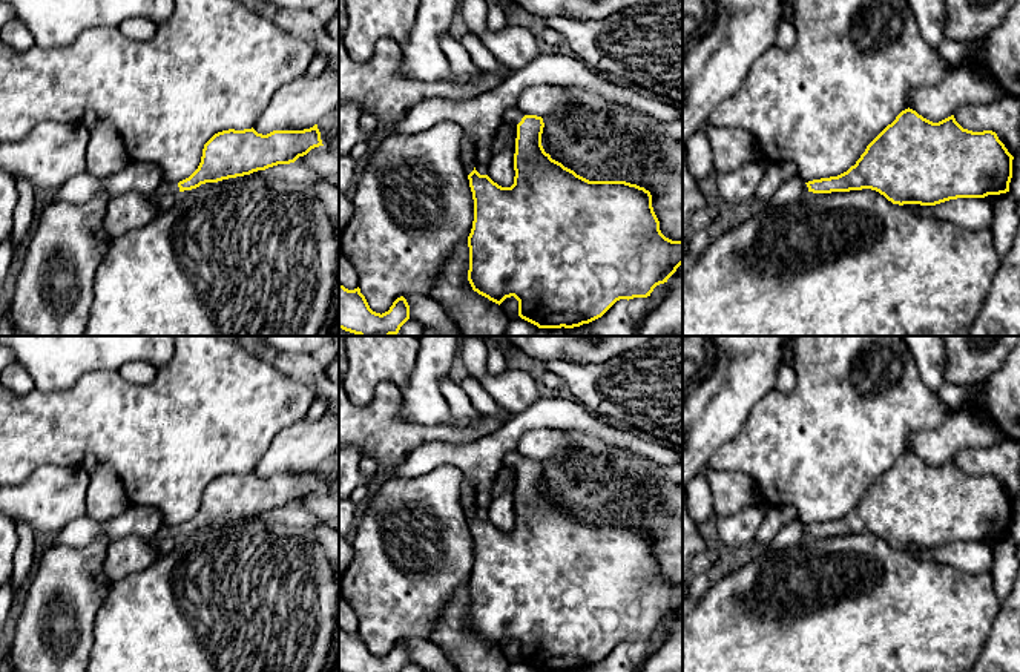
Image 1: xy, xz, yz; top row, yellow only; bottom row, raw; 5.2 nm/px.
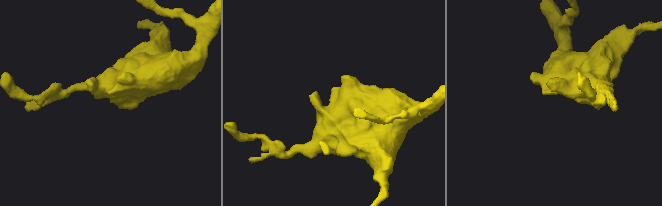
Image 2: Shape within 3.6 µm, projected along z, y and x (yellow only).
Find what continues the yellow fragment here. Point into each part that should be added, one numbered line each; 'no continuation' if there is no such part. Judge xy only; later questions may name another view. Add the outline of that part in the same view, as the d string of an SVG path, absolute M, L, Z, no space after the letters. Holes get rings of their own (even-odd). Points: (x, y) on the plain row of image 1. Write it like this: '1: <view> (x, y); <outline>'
1: xy (164, 531); M161 526L158 534L150 540L150 545L153 546L153 551L155 551L155 557L160 555L155 548L163 539L166 539L166 537L175 539L178 535L179 535L178 526Z

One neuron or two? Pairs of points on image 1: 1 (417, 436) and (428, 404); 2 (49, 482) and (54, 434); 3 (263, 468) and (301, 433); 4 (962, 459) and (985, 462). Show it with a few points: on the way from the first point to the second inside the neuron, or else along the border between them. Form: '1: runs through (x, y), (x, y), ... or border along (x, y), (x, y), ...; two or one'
1: border along (401, 393), (401, 411), (410, 421), (448, 425); two
2: border along (83, 464), (42, 465), (20, 484); two
3: runs through (272, 462), (292, 442); one
4: runs through (968, 461), (979, 461); one

